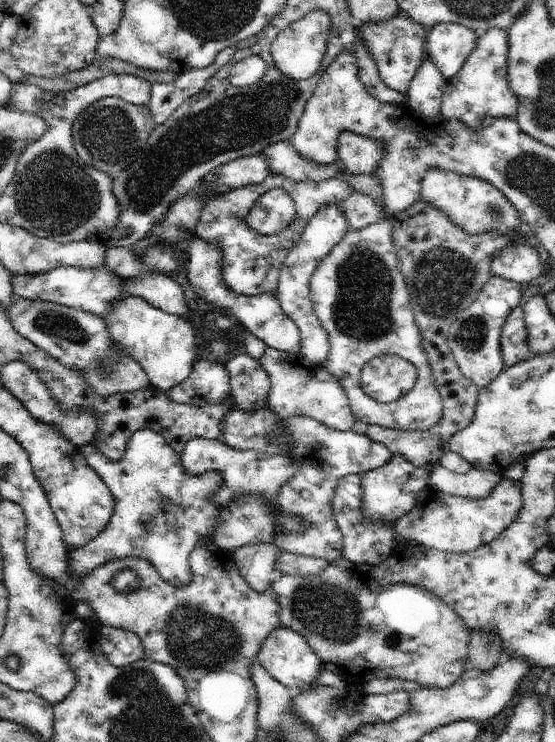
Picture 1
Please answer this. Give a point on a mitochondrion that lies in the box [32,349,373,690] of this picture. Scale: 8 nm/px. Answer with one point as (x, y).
(200, 641)

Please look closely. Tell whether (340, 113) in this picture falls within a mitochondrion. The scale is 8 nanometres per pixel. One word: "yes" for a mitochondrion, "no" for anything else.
no

